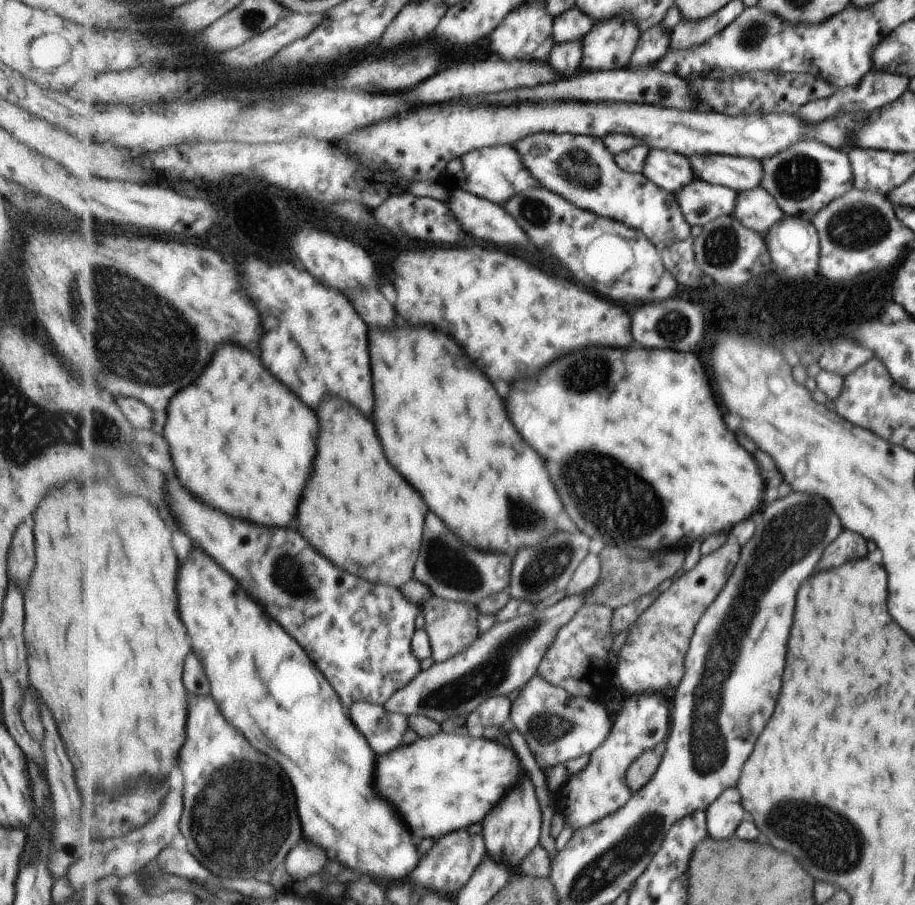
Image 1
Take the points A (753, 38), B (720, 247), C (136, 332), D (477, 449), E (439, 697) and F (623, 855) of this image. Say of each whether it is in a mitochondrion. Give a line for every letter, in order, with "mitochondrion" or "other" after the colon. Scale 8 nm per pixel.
A: mitochondrion
B: mitochondrion
C: mitochondrion
D: other
E: mitochondrion
F: mitochondrion

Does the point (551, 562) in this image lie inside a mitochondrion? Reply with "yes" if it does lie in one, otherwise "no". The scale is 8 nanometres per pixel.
yes

